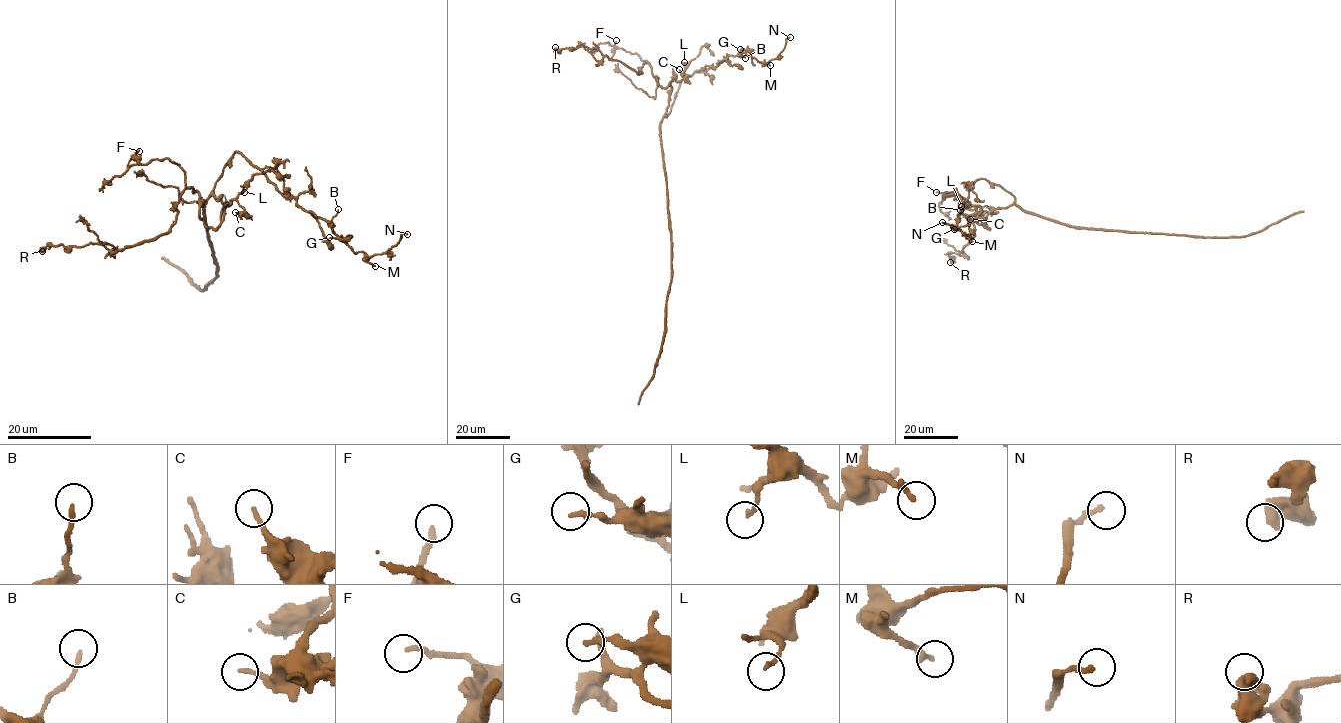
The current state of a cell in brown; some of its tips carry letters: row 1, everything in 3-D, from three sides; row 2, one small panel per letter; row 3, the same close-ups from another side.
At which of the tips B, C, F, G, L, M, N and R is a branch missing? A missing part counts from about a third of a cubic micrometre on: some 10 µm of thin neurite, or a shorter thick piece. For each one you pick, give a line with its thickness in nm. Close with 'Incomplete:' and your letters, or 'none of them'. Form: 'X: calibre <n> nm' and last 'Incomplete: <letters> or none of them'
Incomplete: none of them

